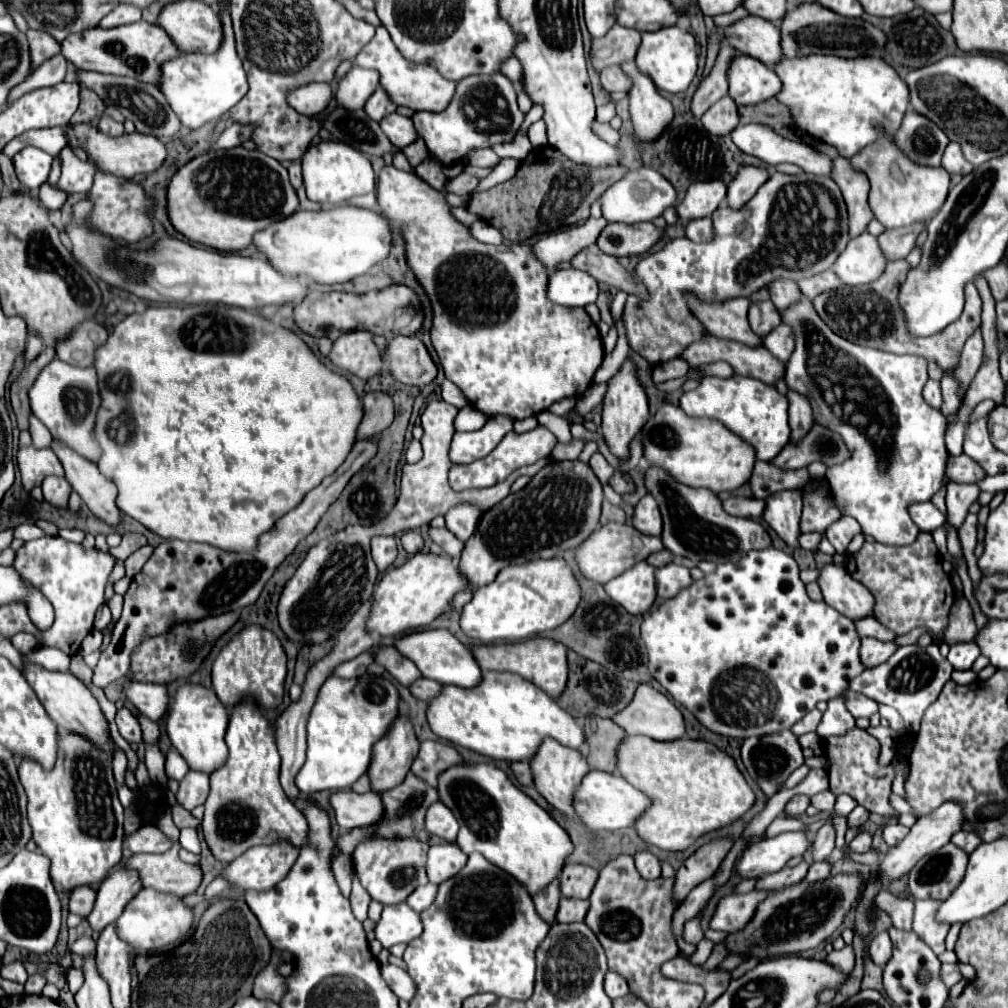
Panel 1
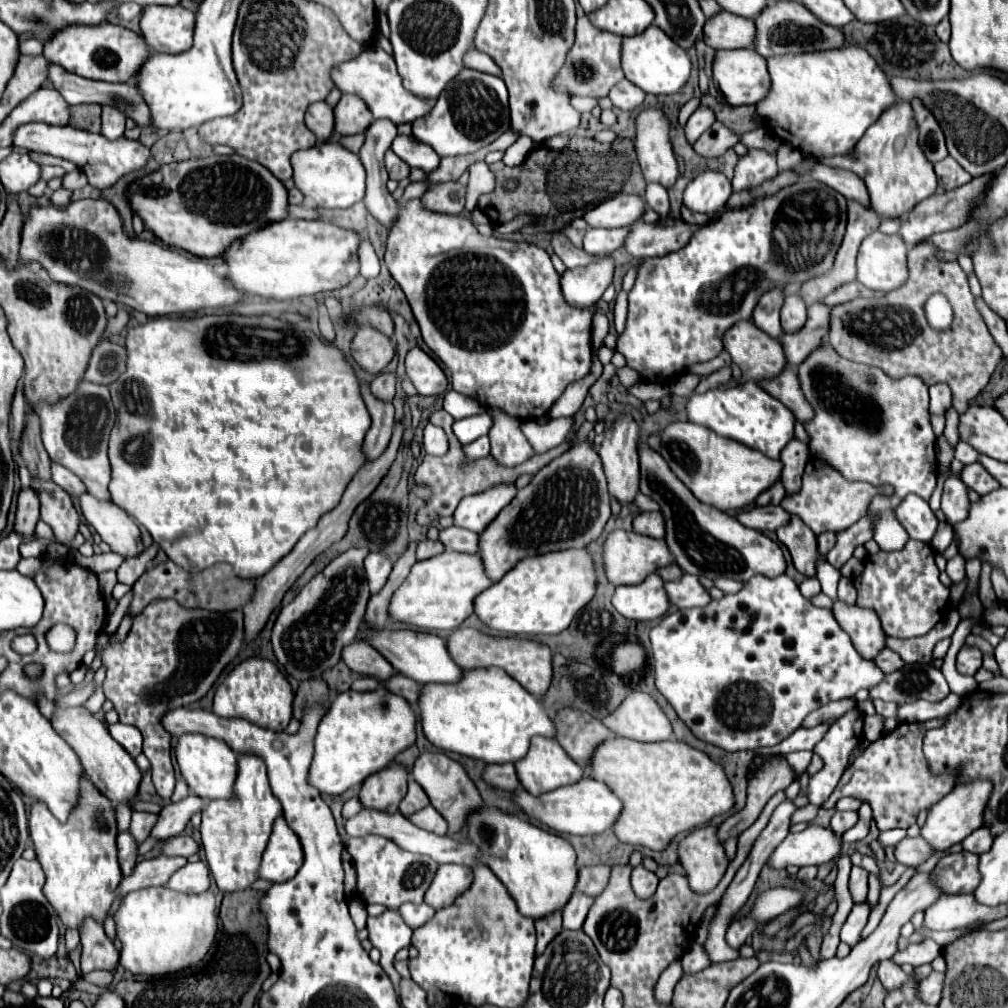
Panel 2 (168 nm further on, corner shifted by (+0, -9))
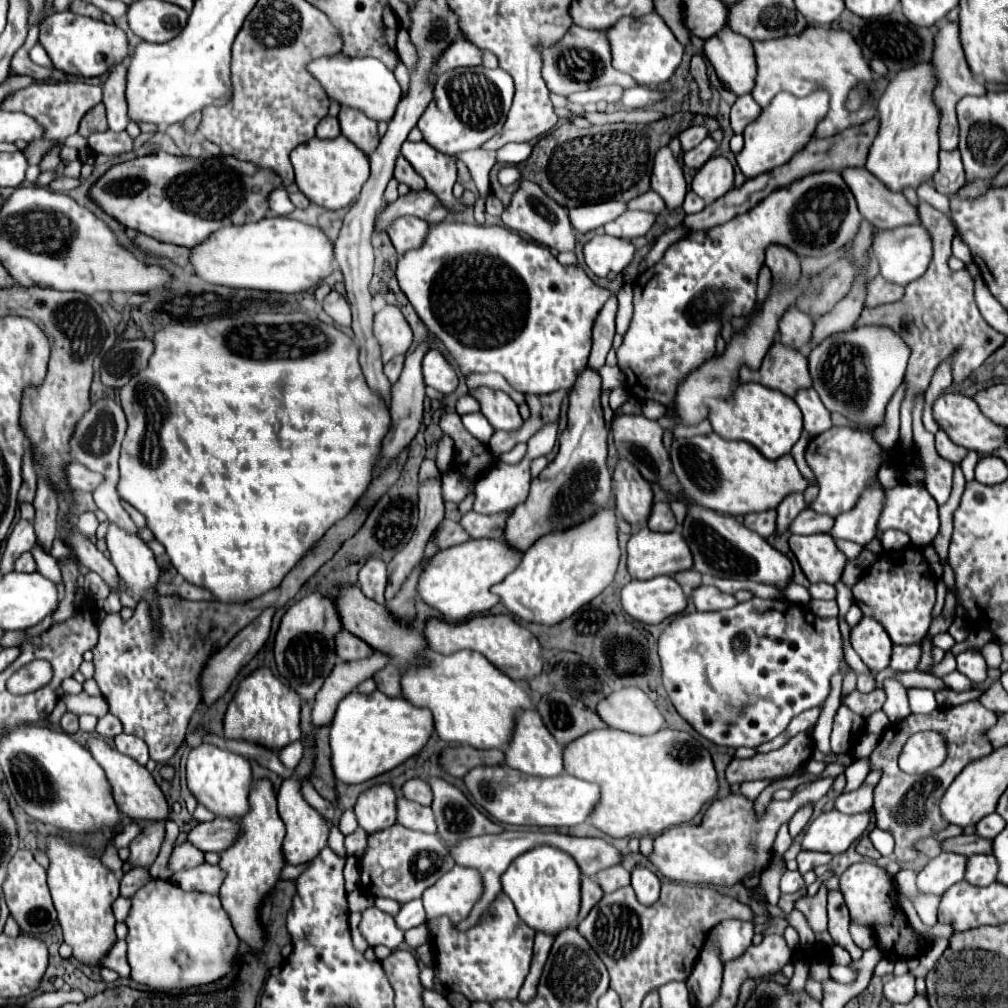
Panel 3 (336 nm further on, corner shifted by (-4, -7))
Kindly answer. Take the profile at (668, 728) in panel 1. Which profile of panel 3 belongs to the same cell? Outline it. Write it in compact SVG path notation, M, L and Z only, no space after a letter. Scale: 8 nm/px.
M637 687L613 691L605 701L599 701L597 713L609 727L635 735L653 735L665 727L657 705Z

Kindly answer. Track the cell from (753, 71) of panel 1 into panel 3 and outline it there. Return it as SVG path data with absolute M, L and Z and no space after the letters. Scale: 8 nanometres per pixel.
M725 29L721 37L711 37L705 41L705 55L725 89L733 91L737 97L753 91L757 61L753 43L749 39Z

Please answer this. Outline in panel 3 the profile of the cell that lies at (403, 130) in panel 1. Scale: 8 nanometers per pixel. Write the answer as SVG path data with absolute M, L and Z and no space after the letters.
M405 141L405 145L401 147L401 155L413 165L413 169L417 169L417 173L421 173L421 177L427 181L427 187L431 187L437 197L441 197L441 201L449 205L449 209L457 213L465 209L463 205L459 205L451 191L451 179L457 179L457 167L453 157L437 153L425 141Z

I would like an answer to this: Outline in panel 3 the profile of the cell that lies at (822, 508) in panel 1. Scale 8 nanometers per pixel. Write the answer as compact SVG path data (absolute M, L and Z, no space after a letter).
M831 427L825 433L813 437L807 445L805 459L819 483L819 495L813 503L809 503L809 509L829 517L837 517L841 513L851 511L861 499L861 493L869 489L869 485L877 477L877 471L883 465L881 455L883 447L869 433Z

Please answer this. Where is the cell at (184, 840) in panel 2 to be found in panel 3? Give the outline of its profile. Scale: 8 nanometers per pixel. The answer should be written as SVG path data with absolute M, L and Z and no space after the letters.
M213 819L207 823L199 823L189 831L187 841L195 845L199 851L217 851L233 845L233 821L229 819Z

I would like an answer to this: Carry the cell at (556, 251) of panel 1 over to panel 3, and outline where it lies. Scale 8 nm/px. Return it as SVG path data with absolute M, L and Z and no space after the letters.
M629 211L629 213L623 213L621 217L617 217L617 221L611 221L609 225L605 225L603 231L605 231L605 235L633 241L637 237L643 237L651 229L653 221L655 221L655 215L651 215L651 213Z

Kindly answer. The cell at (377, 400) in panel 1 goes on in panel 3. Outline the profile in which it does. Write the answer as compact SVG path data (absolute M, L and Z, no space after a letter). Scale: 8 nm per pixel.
M399 355L399 357L391 359L391 361L385 365L385 375L389 377L389 381L391 381L391 383L395 383L395 381L399 379L401 371L403 371L403 355Z

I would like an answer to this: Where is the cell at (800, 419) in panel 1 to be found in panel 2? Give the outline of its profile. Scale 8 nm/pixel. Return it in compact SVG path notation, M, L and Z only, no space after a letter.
M793 439L781 451L781 463L783 463L781 483L787 495L793 495L801 489L801 477L803 477L803 469L807 461L809 461L809 447L801 443L799 439Z

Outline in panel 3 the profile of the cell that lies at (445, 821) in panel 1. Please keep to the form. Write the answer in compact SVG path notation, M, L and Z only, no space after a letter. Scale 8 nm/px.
M399 797L399 805L397 805L397 823L399 821L403 827L413 829L413 831L437 833L433 809L425 805L417 805L413 801L405 801L403 797Z

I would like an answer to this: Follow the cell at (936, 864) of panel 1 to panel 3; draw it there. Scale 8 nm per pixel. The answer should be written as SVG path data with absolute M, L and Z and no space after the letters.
M969 855L967 857L967 867L965 867L967 883L985 887L993 883L995 873L997 873L997 863L993 861L993 855Z

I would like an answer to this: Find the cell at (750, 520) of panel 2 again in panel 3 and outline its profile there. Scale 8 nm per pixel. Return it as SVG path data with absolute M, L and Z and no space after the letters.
M803 509L789 525L789 533L799 533L799 535L829 533L831 527L833 527L833 517L821 517L819 513L813 513L811 509Z

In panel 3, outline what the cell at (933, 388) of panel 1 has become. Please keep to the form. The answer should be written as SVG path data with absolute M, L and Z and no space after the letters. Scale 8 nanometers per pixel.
M939 429L939 431L935 433L935 449L937 449L937 453L939 453L943 459L949 459L951 463L961 461L961 459L967 455L967 449L955 445L955 443L947 437L947 433L945 433L943 429Z

